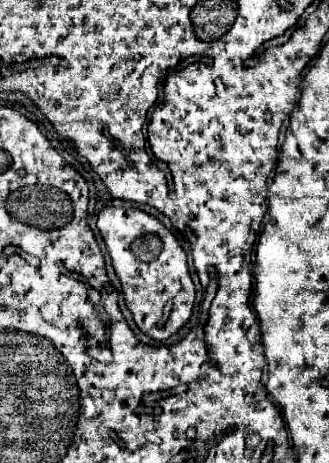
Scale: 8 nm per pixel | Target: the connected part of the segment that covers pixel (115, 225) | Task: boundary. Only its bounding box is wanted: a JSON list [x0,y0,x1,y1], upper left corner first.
[97,206,195,342]

